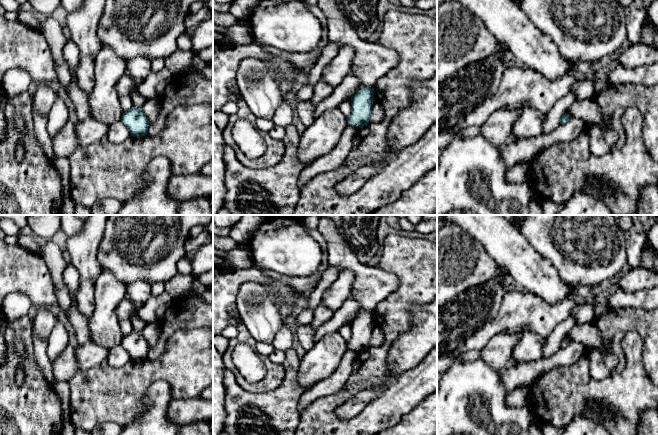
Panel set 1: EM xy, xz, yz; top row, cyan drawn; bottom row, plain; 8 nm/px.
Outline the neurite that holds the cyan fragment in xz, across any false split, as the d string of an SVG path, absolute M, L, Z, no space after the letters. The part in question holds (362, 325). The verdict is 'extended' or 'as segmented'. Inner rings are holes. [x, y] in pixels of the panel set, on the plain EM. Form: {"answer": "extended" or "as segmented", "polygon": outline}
{"answer": "as segmented", "polygon": "M363 312L356 316L351 321L352 337L347 341L348 349L359 352L368 349L374 325L374 312Z"}

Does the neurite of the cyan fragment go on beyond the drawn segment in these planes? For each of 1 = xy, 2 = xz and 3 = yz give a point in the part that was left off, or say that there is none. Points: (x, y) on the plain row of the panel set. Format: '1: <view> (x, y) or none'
1: none
2: none
3: none

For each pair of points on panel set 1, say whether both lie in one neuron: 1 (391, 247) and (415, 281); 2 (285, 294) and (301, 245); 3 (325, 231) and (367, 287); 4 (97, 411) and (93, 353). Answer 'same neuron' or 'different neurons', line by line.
1: same neuron
2: different neurons
3: same neuron
4: different neurons

